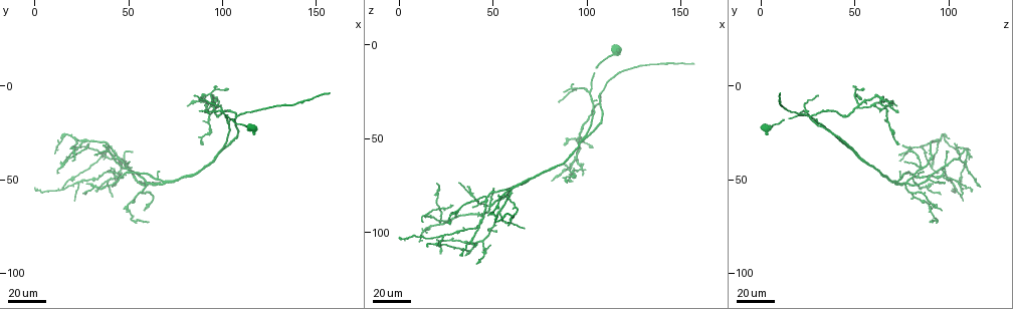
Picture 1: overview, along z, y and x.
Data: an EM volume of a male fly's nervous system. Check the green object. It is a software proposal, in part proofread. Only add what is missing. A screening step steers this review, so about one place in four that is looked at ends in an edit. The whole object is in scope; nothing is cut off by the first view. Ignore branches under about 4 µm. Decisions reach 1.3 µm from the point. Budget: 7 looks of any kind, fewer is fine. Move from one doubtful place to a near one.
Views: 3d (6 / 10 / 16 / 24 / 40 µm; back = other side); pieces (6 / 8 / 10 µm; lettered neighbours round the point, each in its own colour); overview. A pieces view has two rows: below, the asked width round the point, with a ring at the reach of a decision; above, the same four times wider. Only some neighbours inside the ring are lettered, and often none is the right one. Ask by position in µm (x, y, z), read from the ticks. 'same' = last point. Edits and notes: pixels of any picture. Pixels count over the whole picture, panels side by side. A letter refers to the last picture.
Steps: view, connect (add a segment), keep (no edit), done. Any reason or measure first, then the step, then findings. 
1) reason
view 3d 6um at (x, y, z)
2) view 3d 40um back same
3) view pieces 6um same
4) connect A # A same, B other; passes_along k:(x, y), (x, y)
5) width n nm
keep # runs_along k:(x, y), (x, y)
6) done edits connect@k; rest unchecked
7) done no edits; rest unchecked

free end
view 3d 40um at (97, 8, 69)

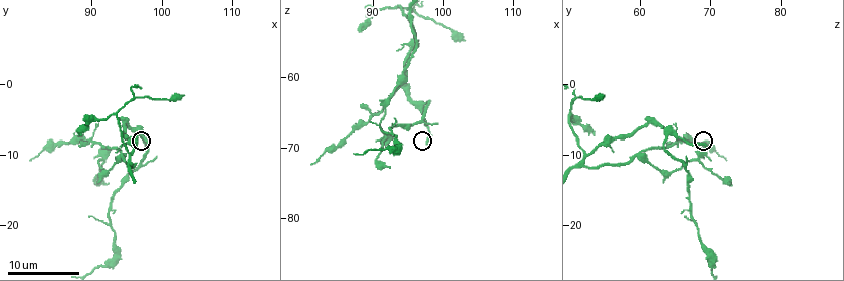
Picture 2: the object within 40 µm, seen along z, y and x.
see the neighbours
view pieces 6um at (98.0, 8.5, 69.5)

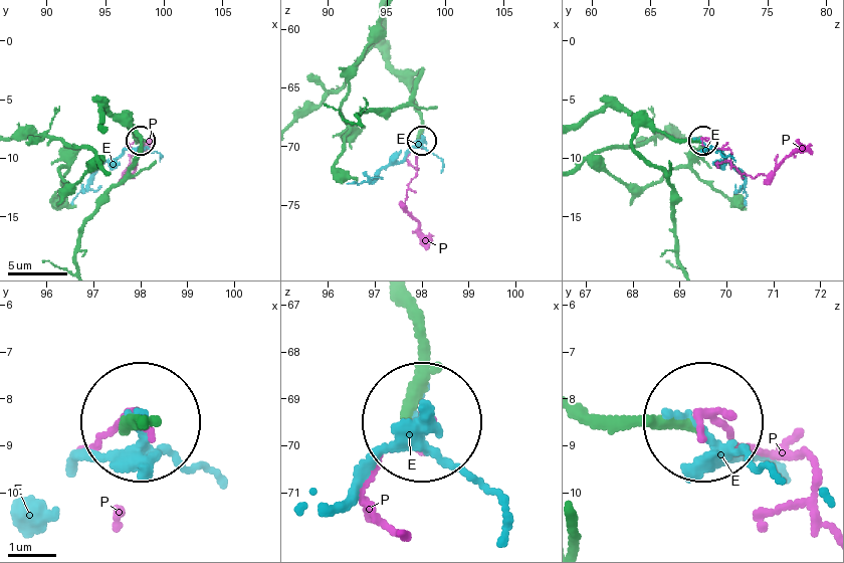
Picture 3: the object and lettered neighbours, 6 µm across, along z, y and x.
keep # E other, P other; runs_along 3:(583, 405), (699, 425); none of them fits

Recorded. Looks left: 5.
branch stops here
view 3d 40um at (86, 5, 30)

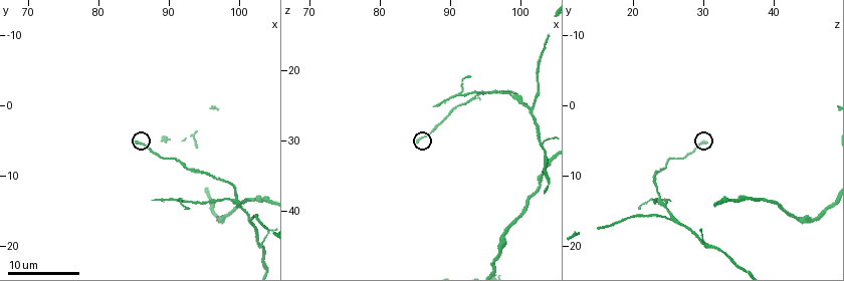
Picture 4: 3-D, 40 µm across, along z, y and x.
see the neighbours
view pieces 10um at (85.0, 5.5, 30.5)

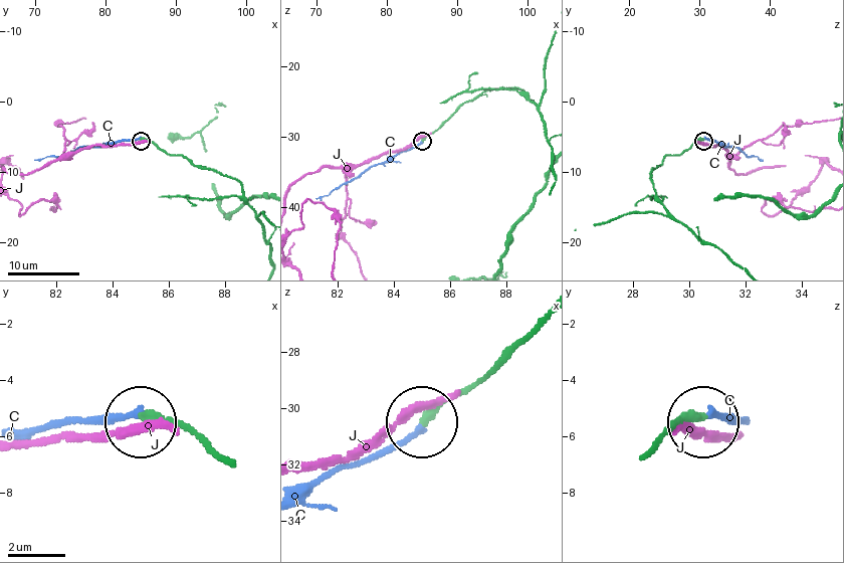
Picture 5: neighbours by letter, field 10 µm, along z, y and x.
connect C # C same, J other; passes_along 5:(688, 149), (697, 141), (710, 139), (761, 160); it goes on there

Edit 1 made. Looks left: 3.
view overview

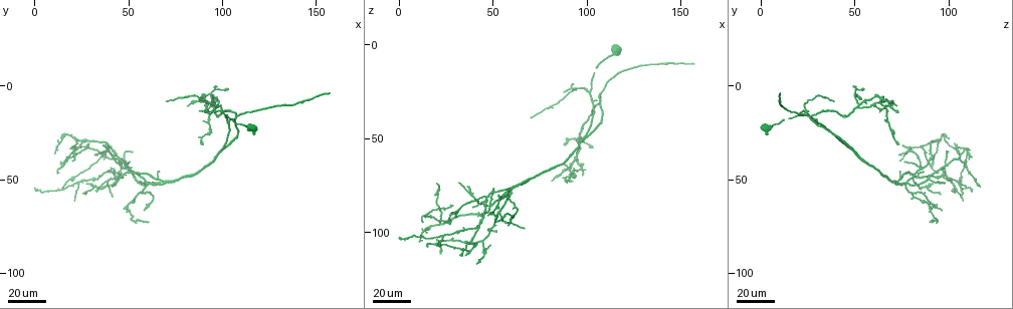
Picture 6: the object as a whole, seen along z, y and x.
thick end
view pieces 6um at (88.5, 8.5, 64.0)

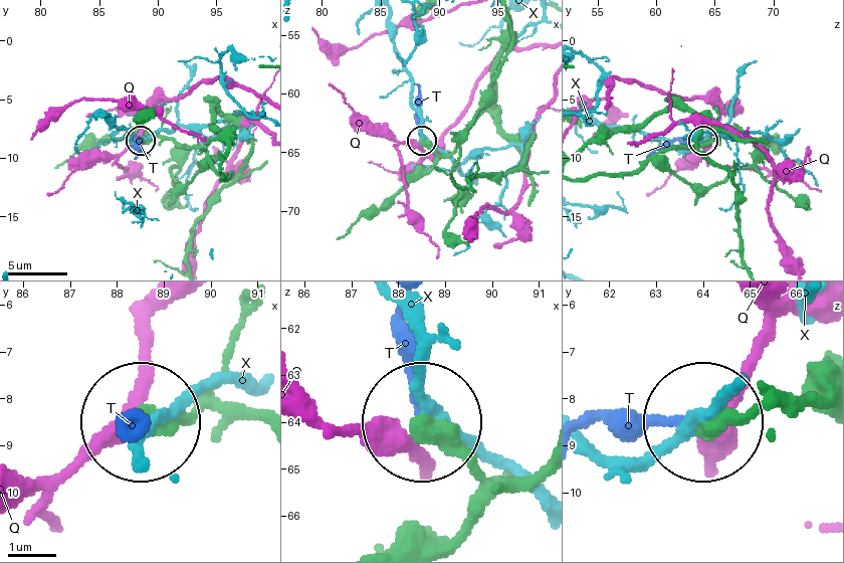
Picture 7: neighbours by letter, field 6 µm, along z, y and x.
keep # Q other, T other, X other; runs_along 7:(546, 463), (485, 472), (429, 420); no lettered segment goes on from it

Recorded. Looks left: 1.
done edits connect@5; rest unchecked

